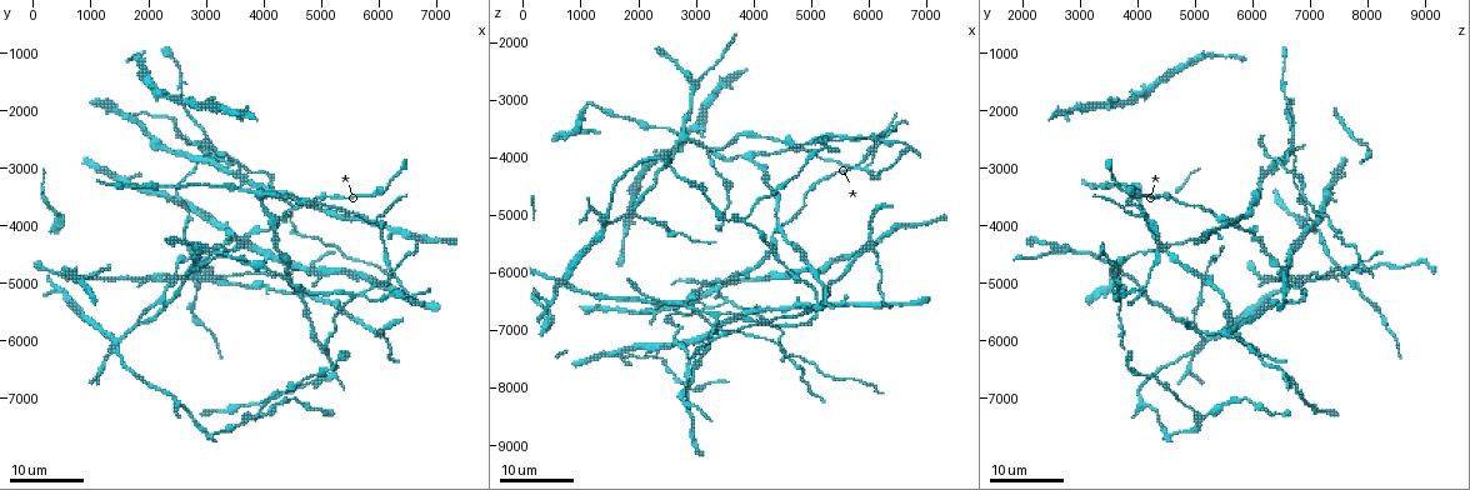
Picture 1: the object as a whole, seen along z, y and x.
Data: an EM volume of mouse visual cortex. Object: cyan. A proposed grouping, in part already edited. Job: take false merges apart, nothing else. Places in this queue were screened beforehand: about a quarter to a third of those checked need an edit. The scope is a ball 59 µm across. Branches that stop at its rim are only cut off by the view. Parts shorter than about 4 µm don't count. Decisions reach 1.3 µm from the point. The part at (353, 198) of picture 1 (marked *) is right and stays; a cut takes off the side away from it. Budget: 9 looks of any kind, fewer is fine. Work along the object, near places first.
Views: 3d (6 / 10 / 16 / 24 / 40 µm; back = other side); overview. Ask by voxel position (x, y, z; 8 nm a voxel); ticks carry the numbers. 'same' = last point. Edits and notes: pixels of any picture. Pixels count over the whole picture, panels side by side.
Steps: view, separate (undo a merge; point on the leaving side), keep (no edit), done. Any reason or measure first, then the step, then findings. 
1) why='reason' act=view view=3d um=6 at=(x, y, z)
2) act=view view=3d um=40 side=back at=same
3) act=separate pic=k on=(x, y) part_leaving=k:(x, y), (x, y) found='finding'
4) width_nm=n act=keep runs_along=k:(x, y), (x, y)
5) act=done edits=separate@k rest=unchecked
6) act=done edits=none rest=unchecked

why='three arms meet' act=view view=3d um=24 at=(6050, 5900, 5500)

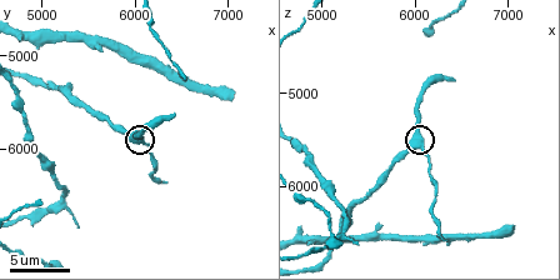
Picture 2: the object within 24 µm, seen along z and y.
act=view view=3d um=6 at=same

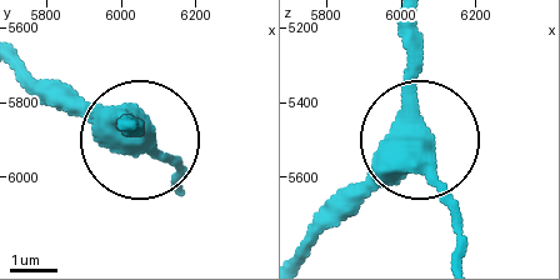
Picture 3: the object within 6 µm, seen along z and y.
arms=3 act=keep found='one neuron here'

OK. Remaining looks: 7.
why='sudden change in width' act=view view=3d um=24 at=(2750, 4550, 5350)

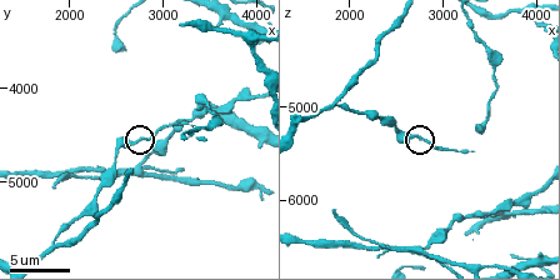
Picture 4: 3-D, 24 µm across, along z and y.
why='zoom in' act=view view=3d um=10 at=(2700, 4550, 5350)

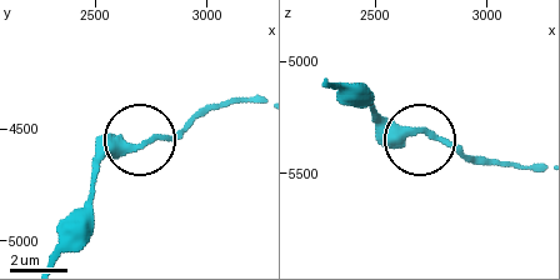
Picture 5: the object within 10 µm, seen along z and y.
act=keep runs_along=5:(325, 86), (341, 86), (391, 128), (449, 139), (483, 165) found='one neuron here'

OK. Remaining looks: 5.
why='thin arm on a thick one' act=view view=3d um=10 at=(2350, 4900, 6500)

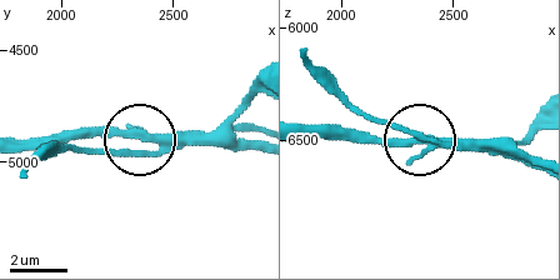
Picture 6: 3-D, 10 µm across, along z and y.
arms=4 act=keep runs_along=6:(255, 89), (204, 133), (154, 133), (119, 146), (64, 151) found='all the same neuron'

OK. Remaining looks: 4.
why='four or more arms meet' act=view view=3d um=16 at=(3300, 4900, 6950)

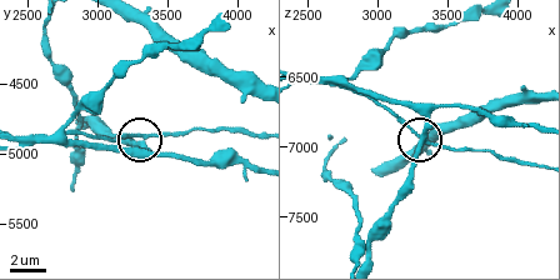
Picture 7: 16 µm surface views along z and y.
act=view view=3d um=10 at=(3320, 4900, 6960)

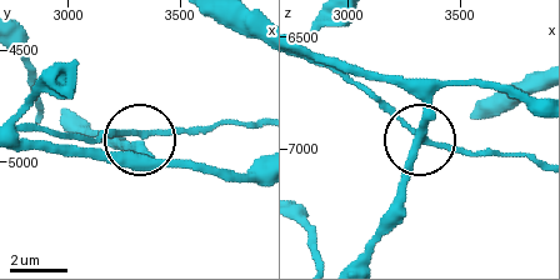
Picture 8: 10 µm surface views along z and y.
act=view view=3d um=6 at=(3320, 4920, 6960)

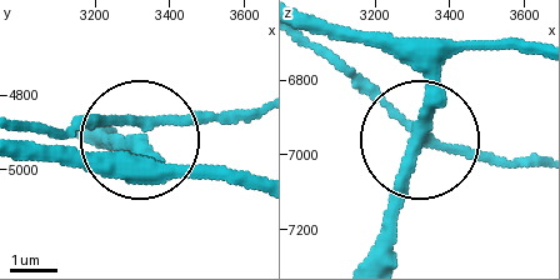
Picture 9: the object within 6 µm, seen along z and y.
act=keep runs_along=9:(29, 124), (76, 131), (113, 120), (140, 136), (256, 108) found='continuous, no second neuron'

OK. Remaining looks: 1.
act=done edits=none rest=unchecked

